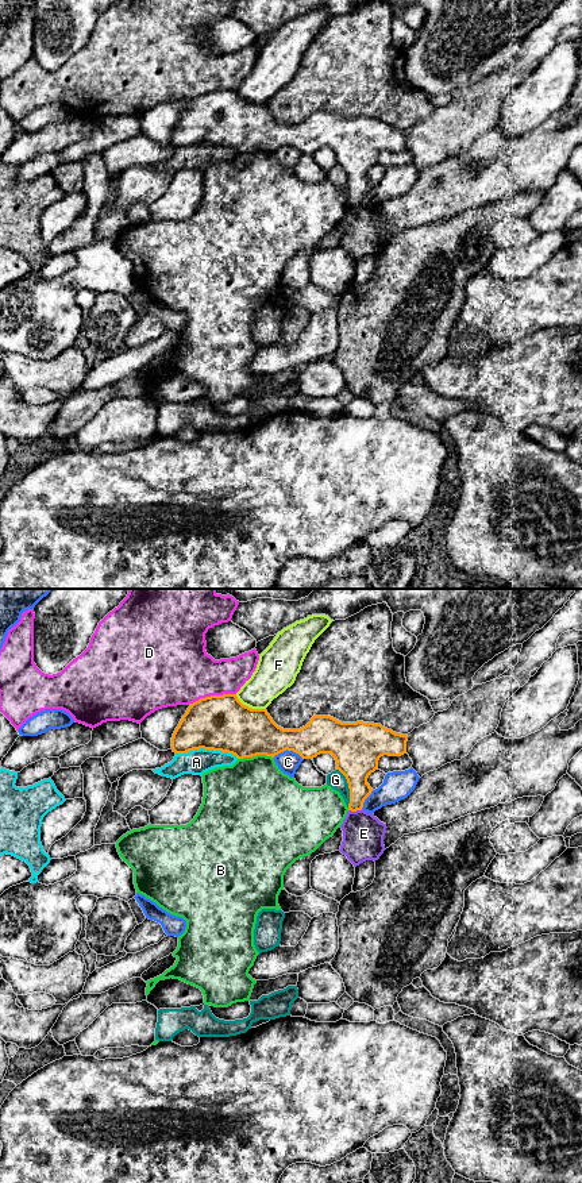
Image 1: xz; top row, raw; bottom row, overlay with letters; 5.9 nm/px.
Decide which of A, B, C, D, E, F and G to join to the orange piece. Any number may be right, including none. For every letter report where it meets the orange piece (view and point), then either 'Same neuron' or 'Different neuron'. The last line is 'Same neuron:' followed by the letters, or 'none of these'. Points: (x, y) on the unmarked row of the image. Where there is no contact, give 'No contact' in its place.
A: Touches orange at xz (207, 143). Different neuron
B: Touches orange at xz (255, 150). Different neuron
C: Touches orange at xz (288, 145). Different neuron
D: Touches orange at xz (212, 91). Different neuron
E: Touches orange at xz (355, 205). Different neuron
F: Touches orange at xz (250, 103). Different neuron
G: Touches orange at xz (349, 182). Different neuron
Same neuron: none of these

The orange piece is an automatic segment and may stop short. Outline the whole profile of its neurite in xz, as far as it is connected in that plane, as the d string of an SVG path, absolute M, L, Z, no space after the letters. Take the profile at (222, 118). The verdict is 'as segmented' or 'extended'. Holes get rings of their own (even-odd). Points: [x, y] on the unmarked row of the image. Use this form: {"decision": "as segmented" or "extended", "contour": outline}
{"decision": "as segmented", "contour": "M236 89L211 90L190 99L171 132L171 144L228 147L236 154L293 146L302 154L331 149L350 184L348 205L362 205L373 184L367 178L383 150L406 149L408 131L374 117L342 117L331 111L313 111L300 124L278 122L266 104L243 100Z"}

